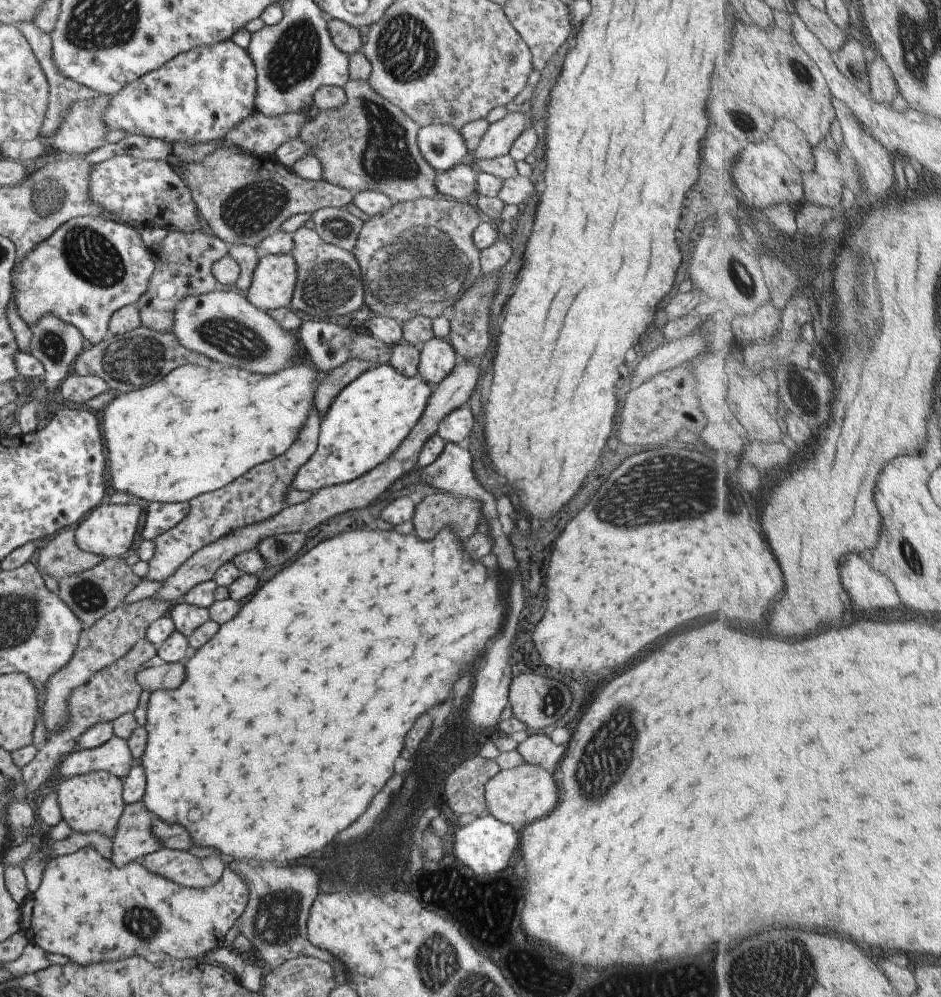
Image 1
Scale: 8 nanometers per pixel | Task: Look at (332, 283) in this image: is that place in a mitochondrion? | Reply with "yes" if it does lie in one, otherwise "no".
yes

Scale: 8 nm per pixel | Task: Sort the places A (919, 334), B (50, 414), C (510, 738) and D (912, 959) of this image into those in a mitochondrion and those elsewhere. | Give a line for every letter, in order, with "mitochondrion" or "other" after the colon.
A: other
B: other
C: other
D: other

